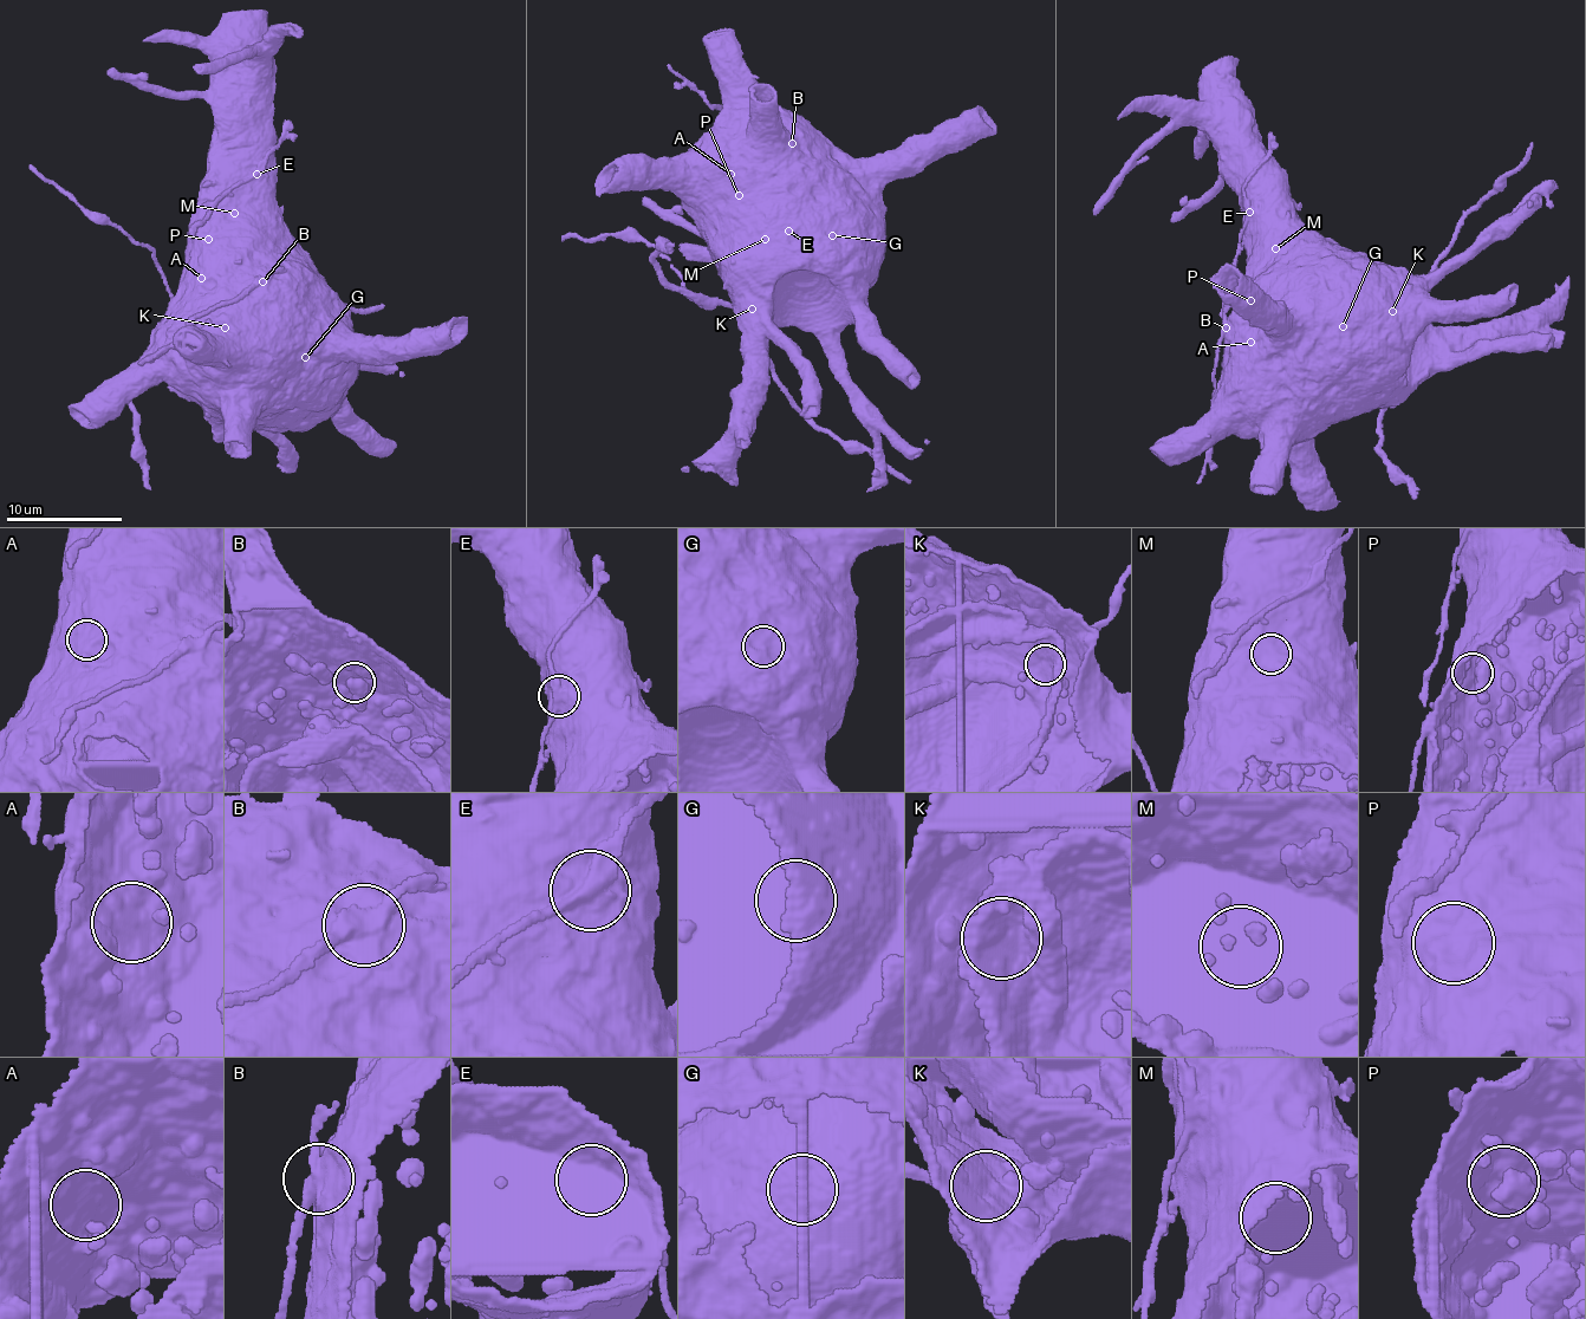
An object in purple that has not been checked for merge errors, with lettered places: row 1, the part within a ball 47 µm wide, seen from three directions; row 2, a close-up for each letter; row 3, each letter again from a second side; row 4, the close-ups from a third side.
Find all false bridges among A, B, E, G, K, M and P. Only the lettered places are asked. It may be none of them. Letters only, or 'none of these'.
B, E

